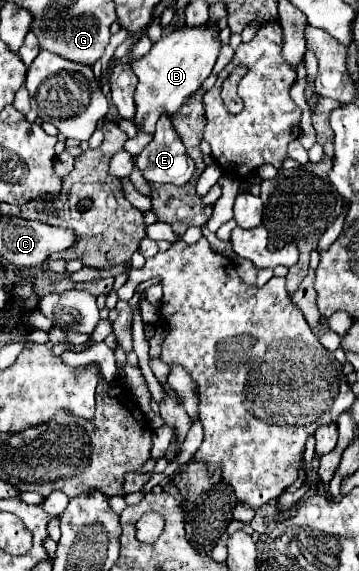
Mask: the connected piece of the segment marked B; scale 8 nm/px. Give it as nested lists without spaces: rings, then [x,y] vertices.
[[[209,20],[205,26],[181,26],[175,28],[167,34],[163,34],[153,48],[131,62],[131,68],[135,76],[139,78],[137,92],[135,92],[135,104],[137,104],[137,114],[135,114],[135,126],[141,128],[143,132],[153,134],[155,122],[163,112],[169,116],[177,112],[185,98],[197,90],[205,82],[205,78],[211,74],[217,56],[219,56],[219,26],[217,20]]]

